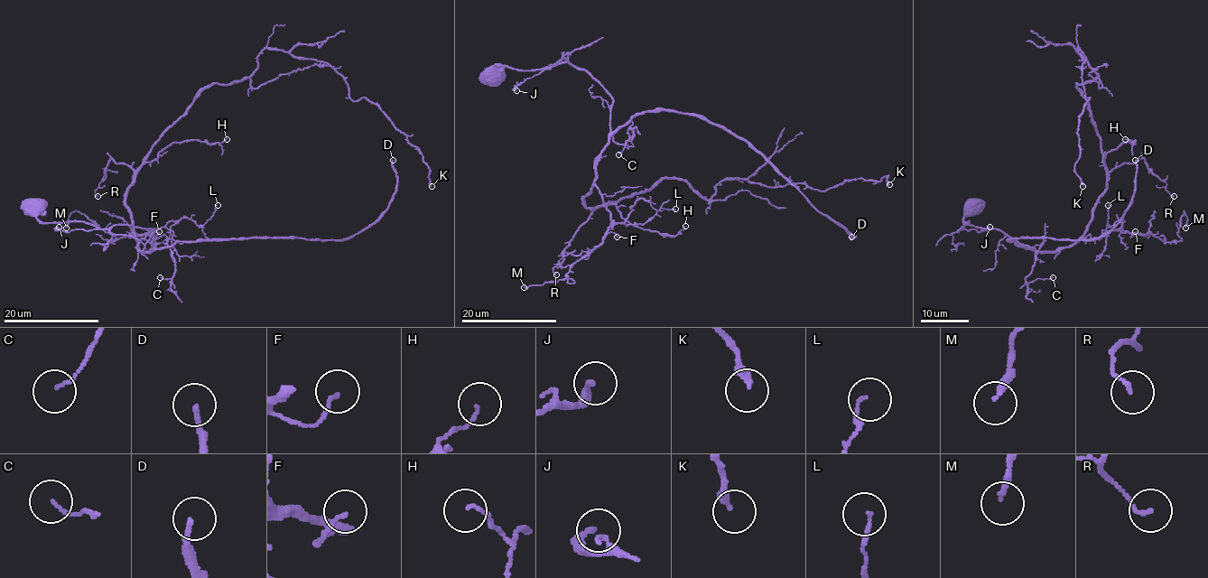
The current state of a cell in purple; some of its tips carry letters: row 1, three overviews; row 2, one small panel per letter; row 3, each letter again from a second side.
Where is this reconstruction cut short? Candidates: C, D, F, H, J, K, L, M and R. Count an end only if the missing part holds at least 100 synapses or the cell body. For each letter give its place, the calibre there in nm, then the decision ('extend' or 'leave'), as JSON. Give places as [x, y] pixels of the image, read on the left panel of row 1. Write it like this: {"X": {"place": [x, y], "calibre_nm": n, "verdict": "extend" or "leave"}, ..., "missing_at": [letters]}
{"C": {"place": [160, 277], "calibre_nm": 100, "verdict": "leave"}, "D": {"place": [393, 160], "calibre_nm": 180, "verdict": "extend"}, "F": {"place": [159, 231], "calibre_nm": 110, "verdict": "leave"}, "H": {"place": [227, 139], "calibre_nm": 80, "verdict": "leave"}, "J": {"place": [59, 227], "calibre_nm": 240, "verdict": "leave"}, "K": {"place": [432, 186], "calibre_nm": 220, "verdict": "leave"}, "L": {"place": [218, 205], "calibre_nm": 100, "verdict": "leave"}, "M": {"place": [66, 228], "calibre_nm": 190, "verdict": "leave"}, "R": {"place": [97, 196], "calibre_nm": 130, "verdict": "leave"}, "missing_at": ["D"]}

